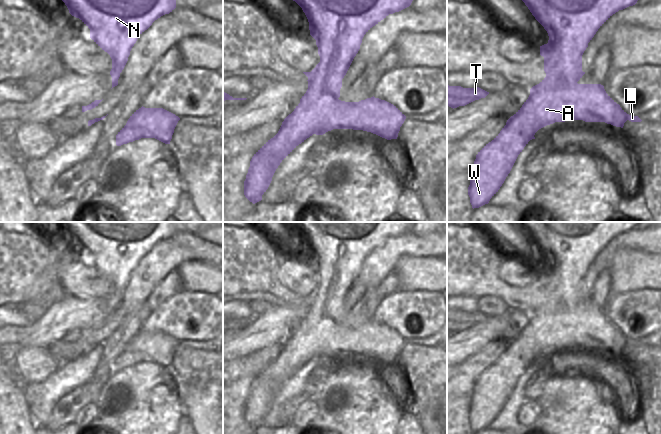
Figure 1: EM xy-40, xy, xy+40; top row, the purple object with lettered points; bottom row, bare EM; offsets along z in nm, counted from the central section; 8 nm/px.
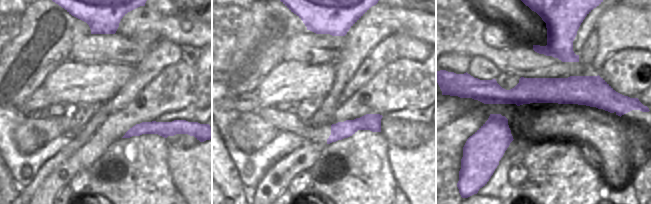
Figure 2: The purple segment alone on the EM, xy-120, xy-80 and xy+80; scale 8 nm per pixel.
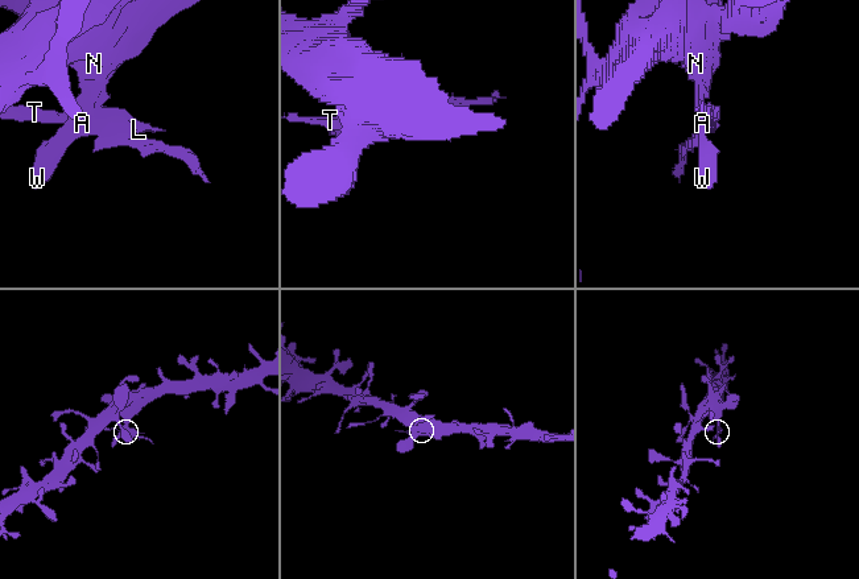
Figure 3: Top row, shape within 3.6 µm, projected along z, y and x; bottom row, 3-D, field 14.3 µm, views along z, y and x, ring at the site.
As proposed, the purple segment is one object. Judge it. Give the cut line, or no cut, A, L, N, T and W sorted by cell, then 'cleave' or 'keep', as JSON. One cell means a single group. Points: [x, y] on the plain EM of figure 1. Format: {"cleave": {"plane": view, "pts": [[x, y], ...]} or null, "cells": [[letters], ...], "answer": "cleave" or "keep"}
{"cleave": null, "cells": [["A", "L", "N", "T", "W"]], "answer": "keep"}

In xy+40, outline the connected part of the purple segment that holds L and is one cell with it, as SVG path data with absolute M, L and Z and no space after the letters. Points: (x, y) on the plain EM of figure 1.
M520 222L525 229L528 231L532 239L535 243L544 251L547 255L549 264L547 268L540 270L540 279L544 281L544 295L546 297L546 301L537 309L533 310L530 313L530 319L528 323L524 326L522 331L511 340L506 349L502 352L500 357L488 368L486 368L476 379L476 383L474 385L474 391L472 393L472 397L470 399L470 409L468 411L468 419L470 421L470 427L472 432L479 432L485 428L488 428L490 423L498 416L502 408L504 407L506 401L510 397L518 379L522 376L524 371L528 368L528 366L532 363L535 363L535 357L550 348L555 346L565 346L567 344L583 344L585 346L605 346L607 348L611 348L616 351L623 352L624 347L629 344L631 346L641 346L642 344L638 340L631 340L627 338L619 328L617 328L605 315L604 310L601 308L578 308L577 306L582 302L585 296L582 295L582 279L586 272L588 271L588 267L592 264L598 253L616 236L619 234L623 234L629 230L633 230L637 227L639 222Z

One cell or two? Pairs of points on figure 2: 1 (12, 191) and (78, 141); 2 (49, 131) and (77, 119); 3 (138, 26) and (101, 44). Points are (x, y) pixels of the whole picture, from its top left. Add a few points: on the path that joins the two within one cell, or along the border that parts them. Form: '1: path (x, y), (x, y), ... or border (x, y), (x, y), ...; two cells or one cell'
1: border (18, 188), (19, 193); two cells
2: path (56, 128), (70, 120); one cell
3: border (115, 33), (131, 39), (140, 48); two cells

